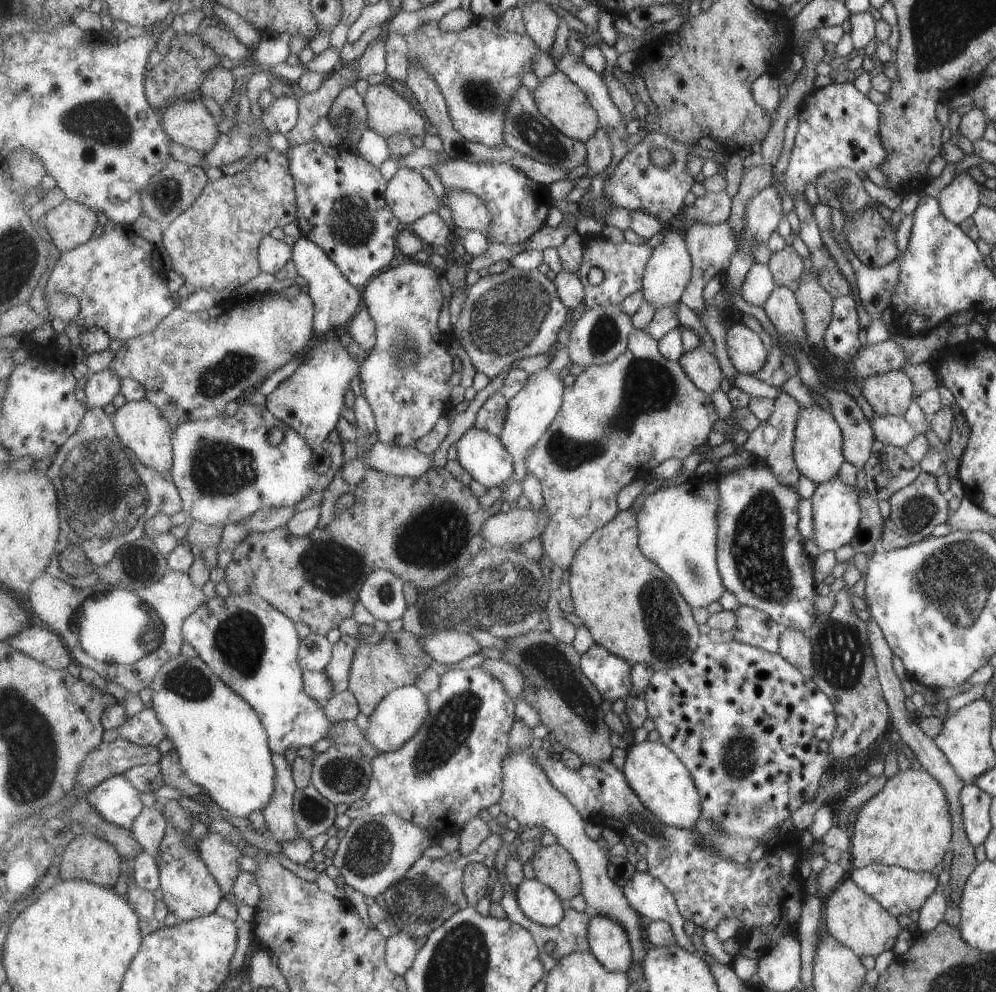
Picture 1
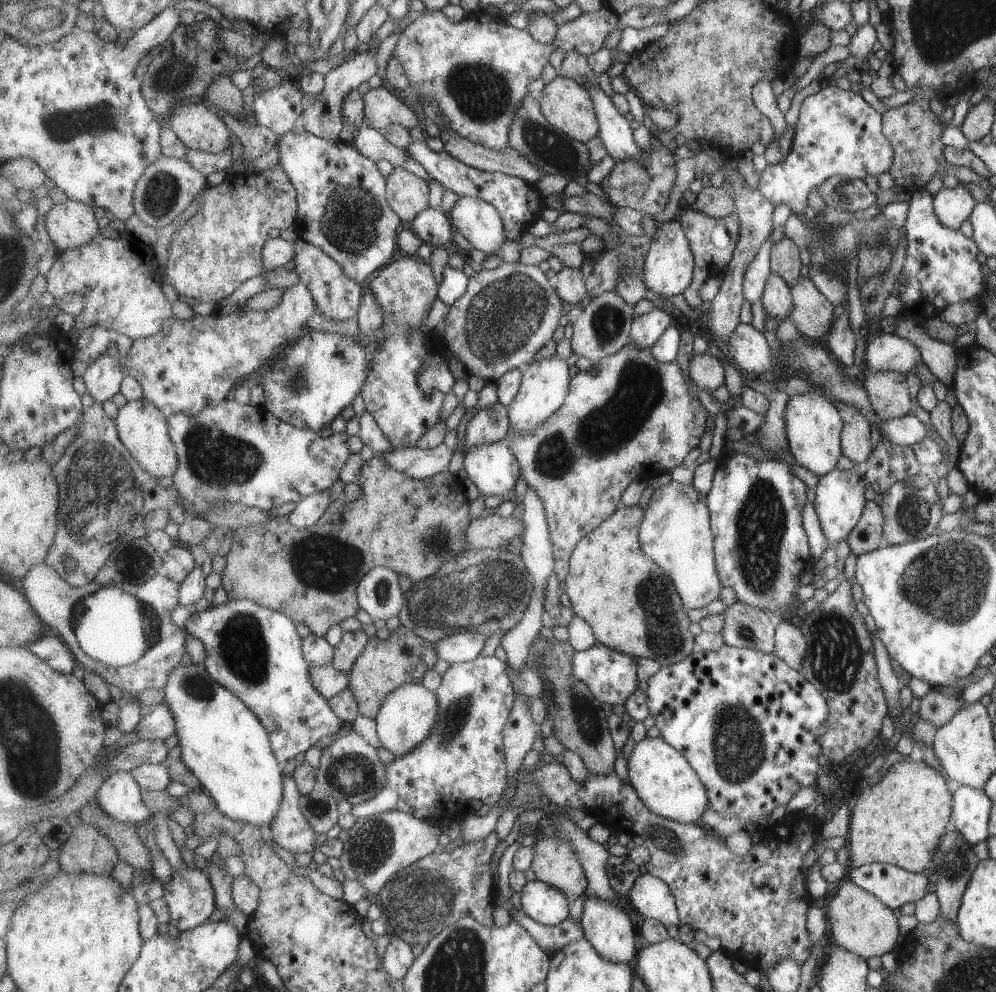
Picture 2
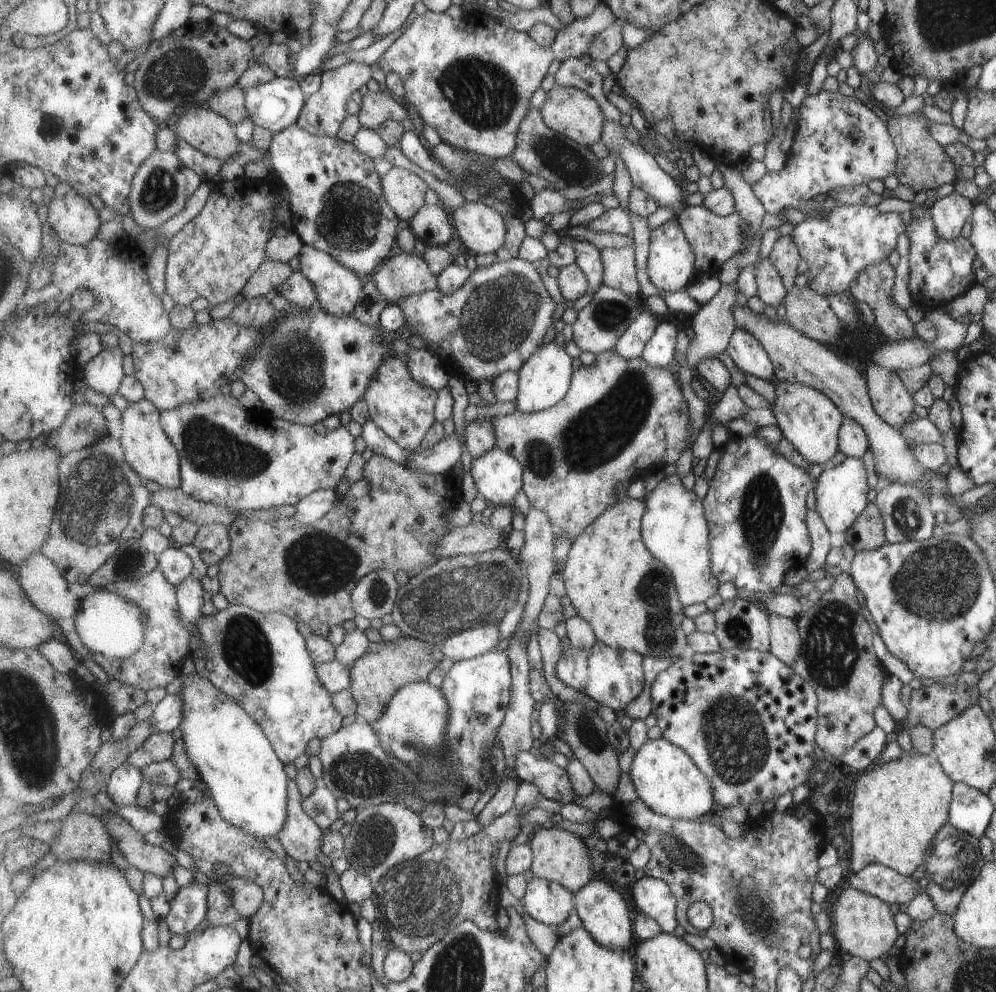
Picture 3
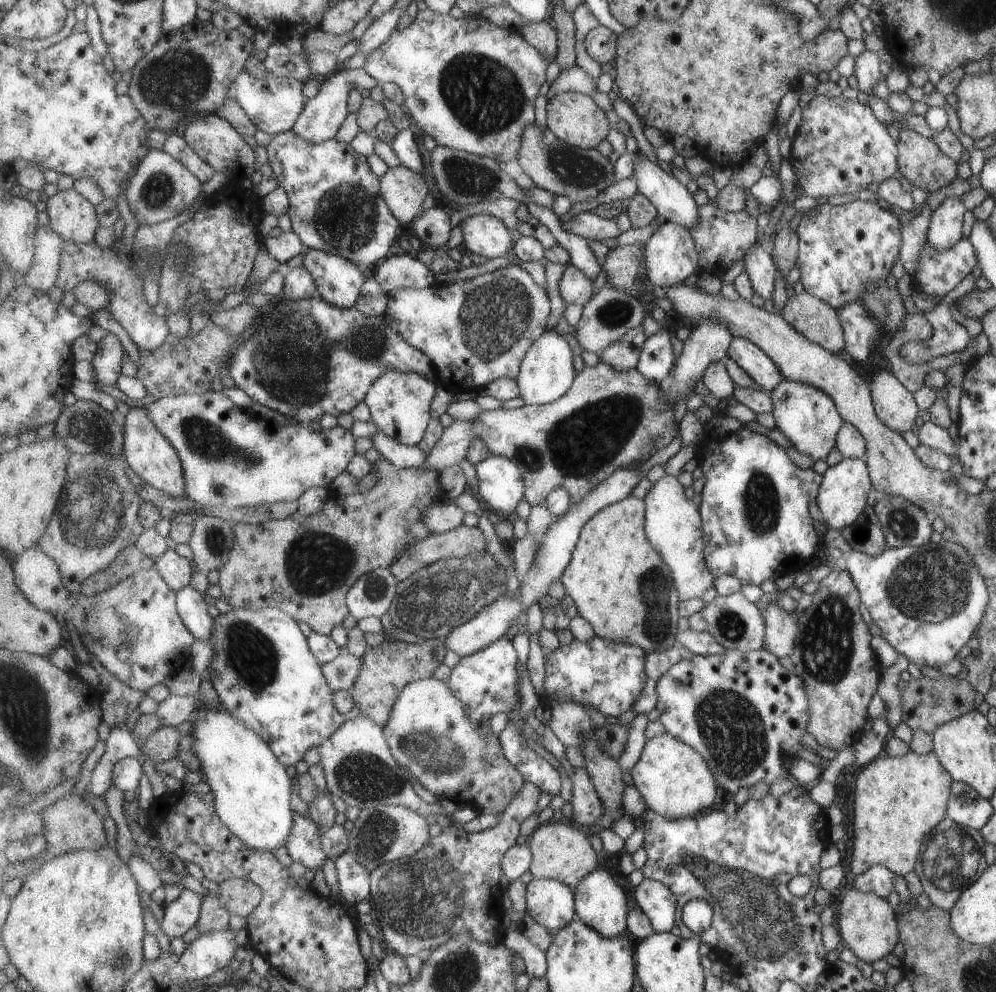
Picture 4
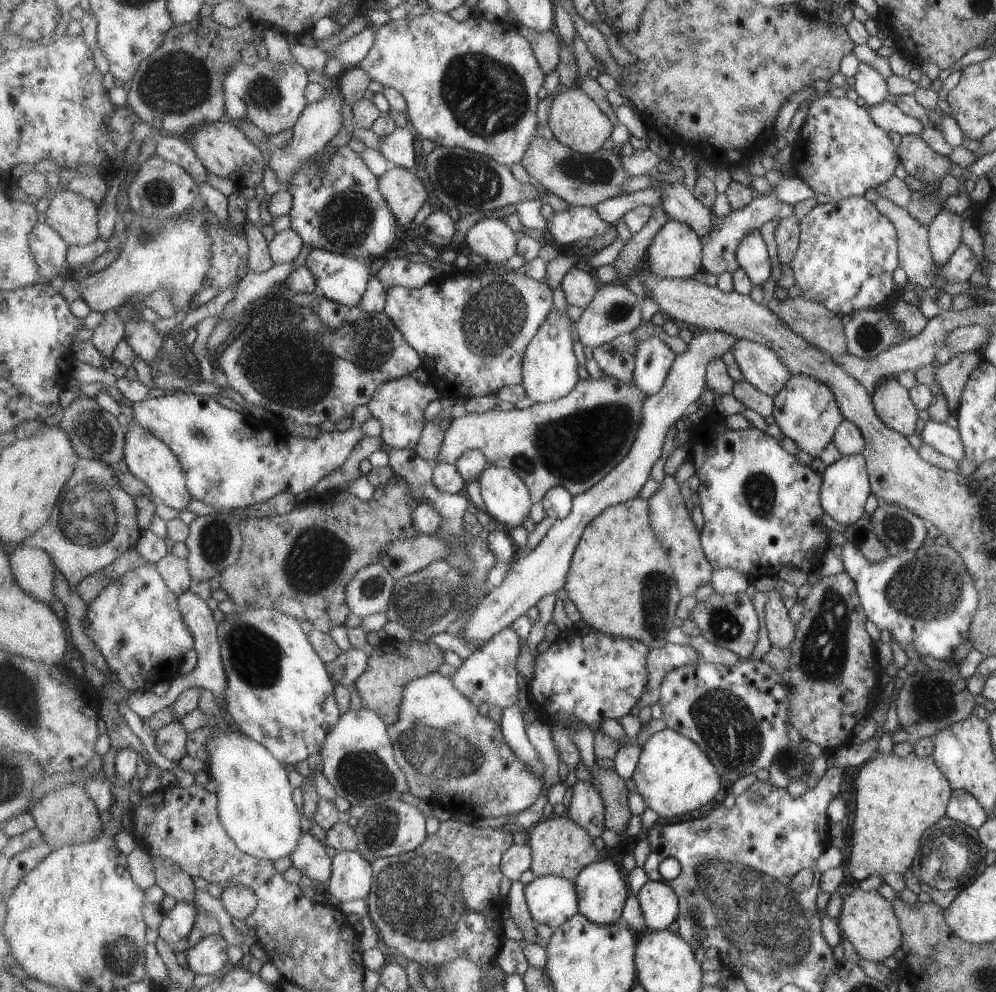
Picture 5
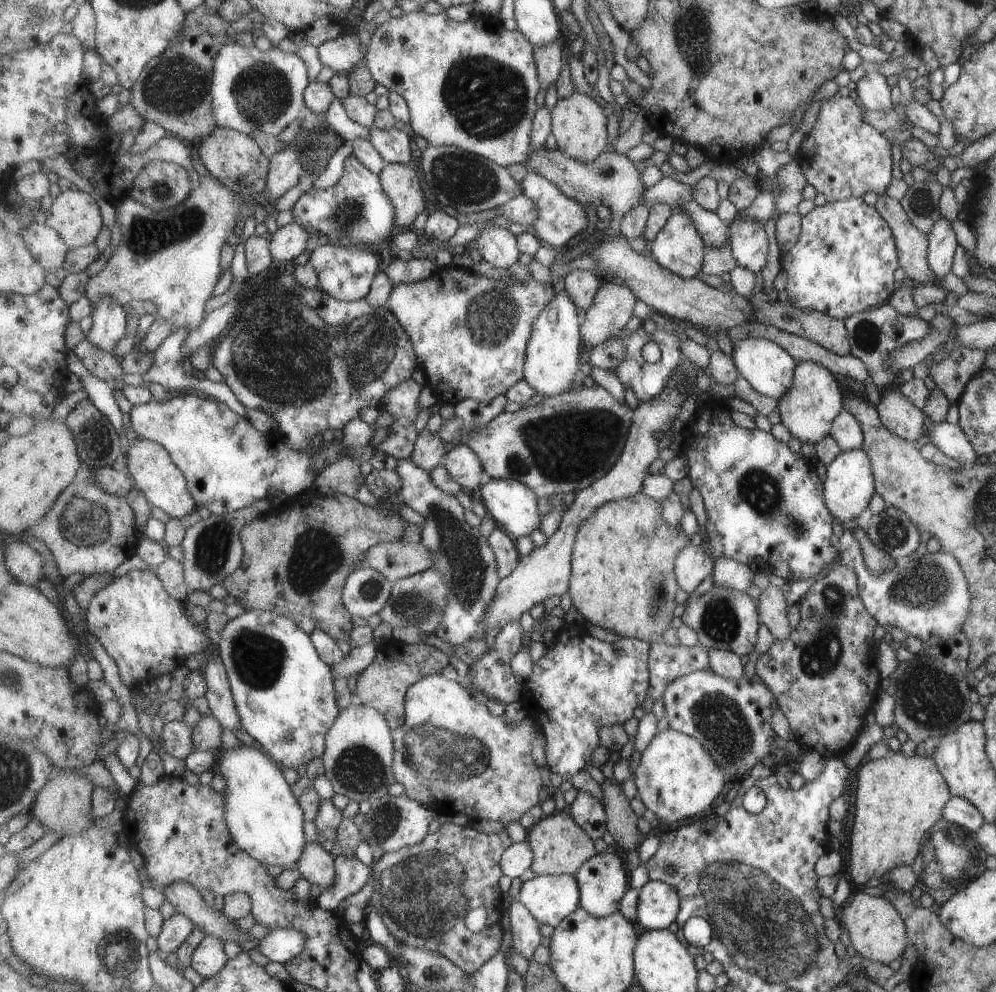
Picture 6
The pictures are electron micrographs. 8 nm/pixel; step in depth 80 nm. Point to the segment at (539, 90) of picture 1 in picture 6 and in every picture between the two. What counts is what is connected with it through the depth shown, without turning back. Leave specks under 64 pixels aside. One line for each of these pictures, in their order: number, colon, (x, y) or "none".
2: (568, 105)
3: (571, 111)
4: (576, 118)
5: (576, 120)
6: (579, 122)

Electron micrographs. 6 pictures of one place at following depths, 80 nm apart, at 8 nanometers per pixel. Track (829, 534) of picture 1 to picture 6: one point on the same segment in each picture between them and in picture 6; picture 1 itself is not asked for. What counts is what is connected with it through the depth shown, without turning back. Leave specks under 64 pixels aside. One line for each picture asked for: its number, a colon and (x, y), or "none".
2: (838, 502)
3: (840, 491)
4: (841, 500)
5: (845, 486)
6: (848, 485)

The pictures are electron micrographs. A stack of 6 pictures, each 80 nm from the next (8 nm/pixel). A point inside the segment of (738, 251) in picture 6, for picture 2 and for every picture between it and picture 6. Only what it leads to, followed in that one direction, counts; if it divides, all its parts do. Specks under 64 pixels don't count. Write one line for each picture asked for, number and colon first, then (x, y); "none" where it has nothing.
2: (777, 299)
3: (771, 290)
4: (759, 265)
5: (752, 254)

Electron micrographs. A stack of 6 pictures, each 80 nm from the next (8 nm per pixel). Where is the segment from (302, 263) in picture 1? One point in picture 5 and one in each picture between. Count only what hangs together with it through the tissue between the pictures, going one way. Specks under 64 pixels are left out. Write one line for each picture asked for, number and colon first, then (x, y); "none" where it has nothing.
2: (338, 297)
3: (339, 289)
4: (339, 281)
5: (344, 279)

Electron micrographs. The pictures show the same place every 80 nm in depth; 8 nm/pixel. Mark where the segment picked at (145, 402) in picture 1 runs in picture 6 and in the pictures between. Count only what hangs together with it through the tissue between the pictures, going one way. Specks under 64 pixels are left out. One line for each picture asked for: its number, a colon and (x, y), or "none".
2: (144, 429)
3: (149, 448)
4: (148, 452)
5: (150, 458)
6: (150, 464)

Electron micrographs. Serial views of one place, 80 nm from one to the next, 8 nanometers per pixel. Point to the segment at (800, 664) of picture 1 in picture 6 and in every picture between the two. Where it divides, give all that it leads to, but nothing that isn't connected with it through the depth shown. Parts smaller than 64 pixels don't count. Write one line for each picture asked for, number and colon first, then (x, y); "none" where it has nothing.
2: (791, 646)
3: (786, 641)
4: (781, 635)
5: (781, 632)
6: (773, 607)

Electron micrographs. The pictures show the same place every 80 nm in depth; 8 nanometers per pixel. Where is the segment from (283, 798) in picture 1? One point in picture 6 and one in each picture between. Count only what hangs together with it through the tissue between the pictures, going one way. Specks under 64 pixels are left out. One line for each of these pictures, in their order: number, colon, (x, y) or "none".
2: (290, 829)
3: (302, 838)
4: (304, 845)
5: (310, 856)
6: (317, 866)

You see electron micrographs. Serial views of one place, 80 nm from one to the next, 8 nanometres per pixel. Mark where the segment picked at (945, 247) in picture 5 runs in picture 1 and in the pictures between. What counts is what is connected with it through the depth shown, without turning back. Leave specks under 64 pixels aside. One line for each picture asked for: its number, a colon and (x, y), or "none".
1: (957, 200)
2: (952, 205)
3: (949, 213)
4: (943, 230)

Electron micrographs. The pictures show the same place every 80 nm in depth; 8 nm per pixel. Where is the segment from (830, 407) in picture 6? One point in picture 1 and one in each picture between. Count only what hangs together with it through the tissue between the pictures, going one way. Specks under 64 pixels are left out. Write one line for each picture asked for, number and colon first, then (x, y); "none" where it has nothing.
1: (817, 450)
2: (814, 427)
3: (807, 418)
4: (807, 416)
5: (806, 411)

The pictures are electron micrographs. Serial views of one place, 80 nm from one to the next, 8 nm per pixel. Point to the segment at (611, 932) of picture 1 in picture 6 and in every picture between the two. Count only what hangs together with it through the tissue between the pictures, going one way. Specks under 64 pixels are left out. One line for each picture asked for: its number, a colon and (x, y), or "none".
2: (608, 927)
3: (603, 912)
4: (601, 903)
5: (603, 893)
6: (604, 882)

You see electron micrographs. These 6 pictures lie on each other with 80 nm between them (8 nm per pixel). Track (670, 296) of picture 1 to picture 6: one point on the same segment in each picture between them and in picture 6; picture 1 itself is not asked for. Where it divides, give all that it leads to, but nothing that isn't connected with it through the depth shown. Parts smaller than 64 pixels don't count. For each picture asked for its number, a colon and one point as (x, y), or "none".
2: (669, 270)
3: (672, 261)
4: (673, 255)
5: (676, 251)
6: (679, 247)

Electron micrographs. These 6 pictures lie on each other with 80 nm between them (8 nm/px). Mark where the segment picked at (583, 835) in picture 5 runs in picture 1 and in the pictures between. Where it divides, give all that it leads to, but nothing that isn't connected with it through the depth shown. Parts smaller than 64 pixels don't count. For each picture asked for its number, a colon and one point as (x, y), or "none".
1: (554, 865)
2: (555, 861)
3: (559, 856)
4: (559, 851)

